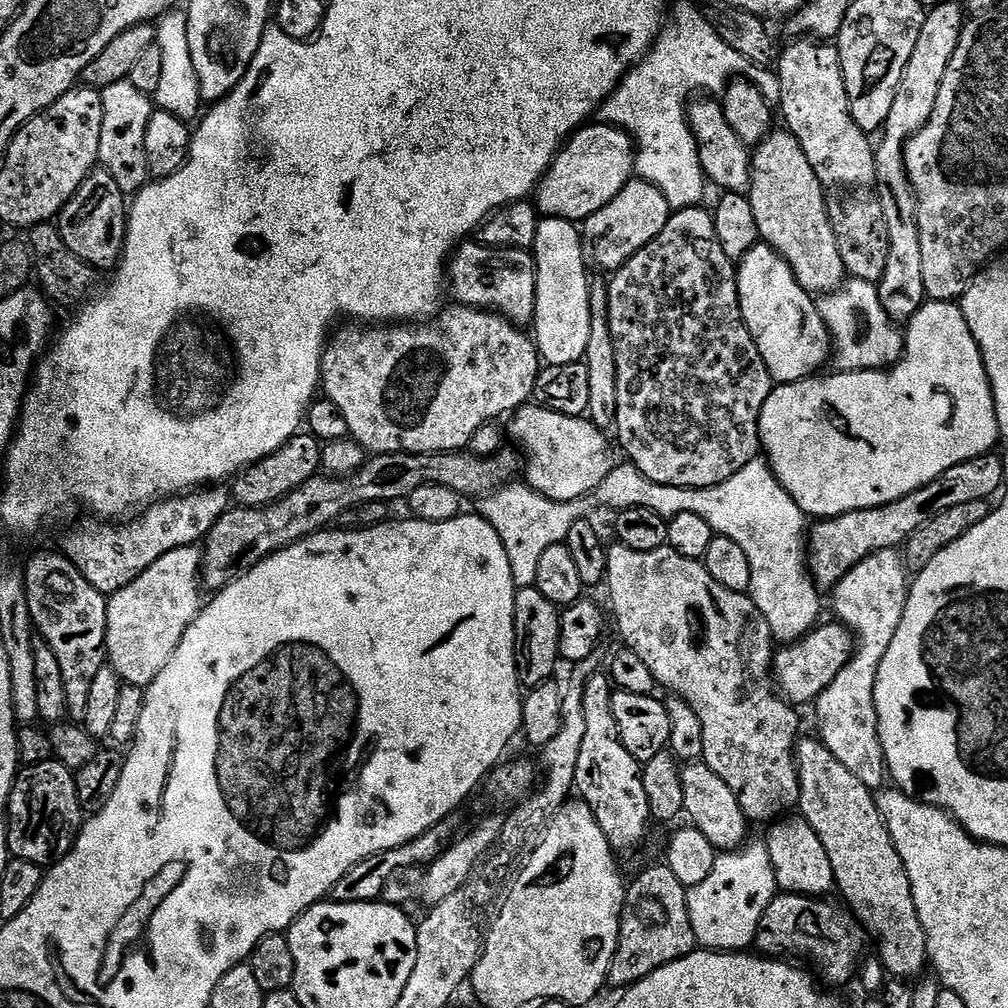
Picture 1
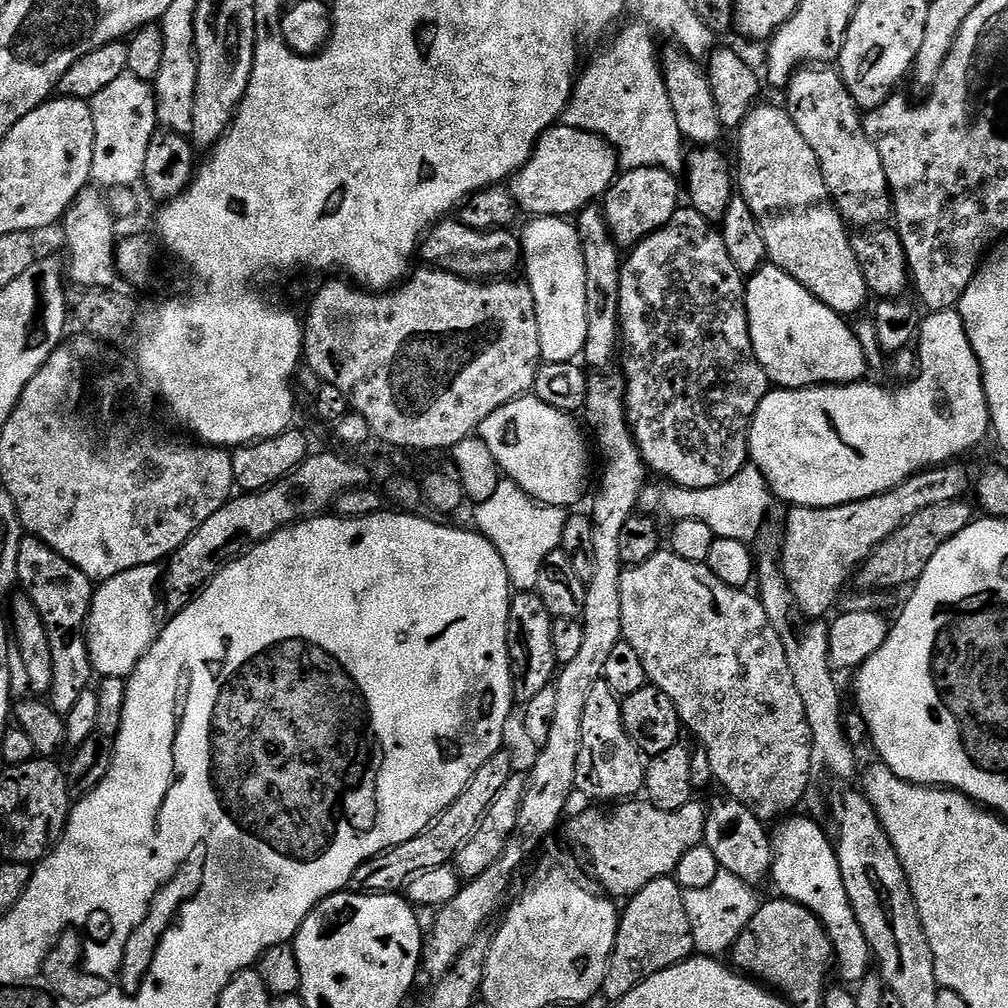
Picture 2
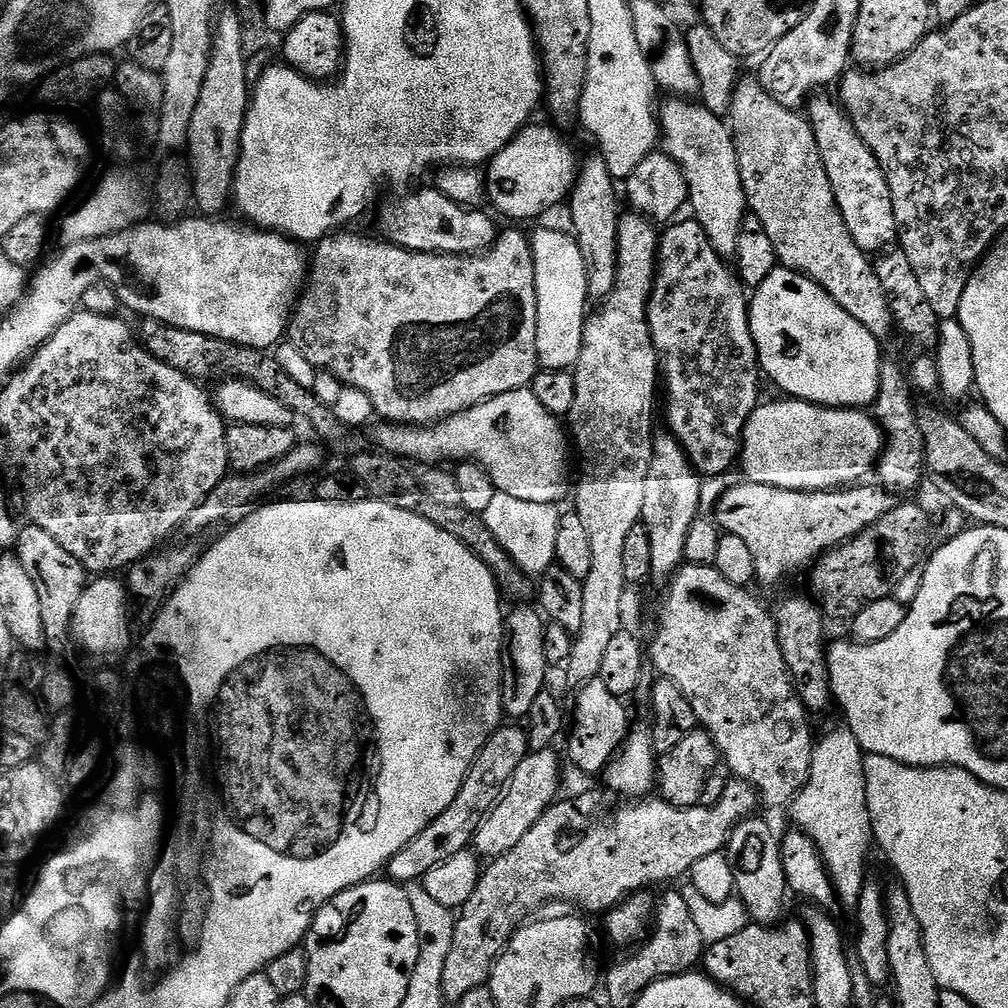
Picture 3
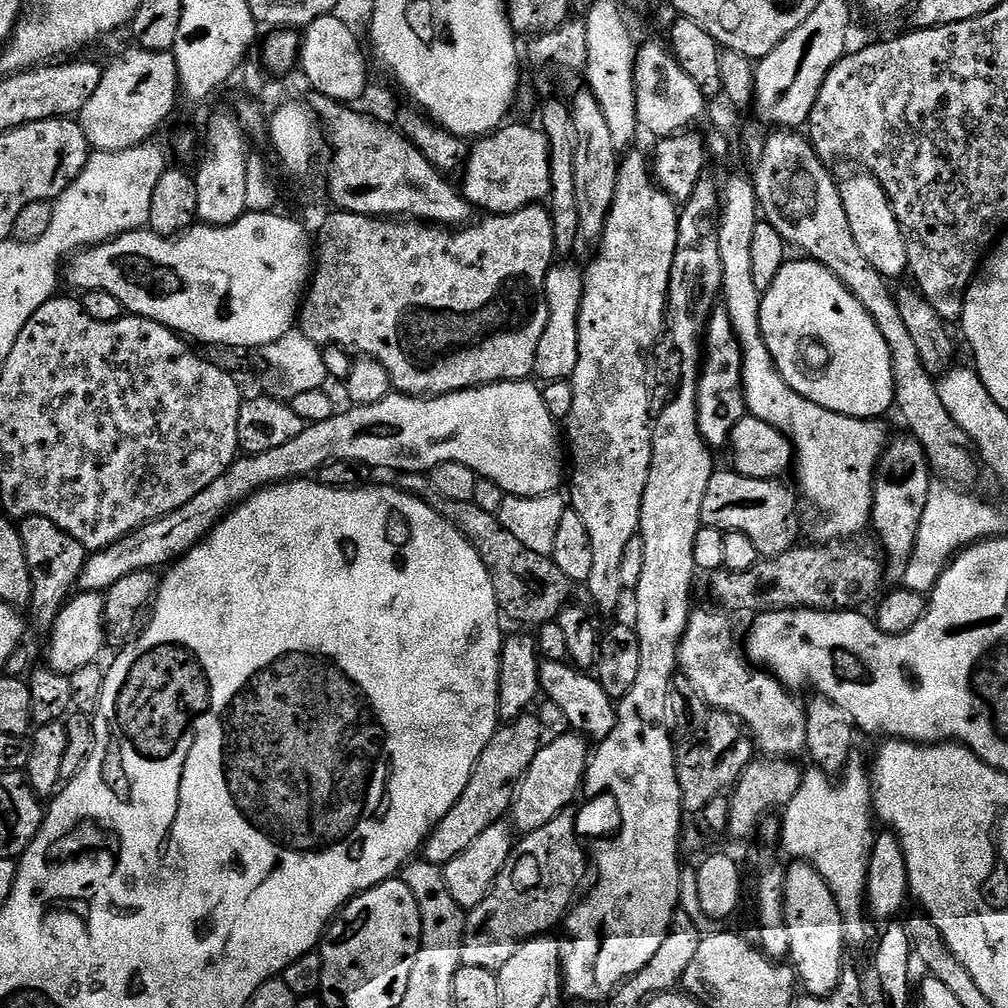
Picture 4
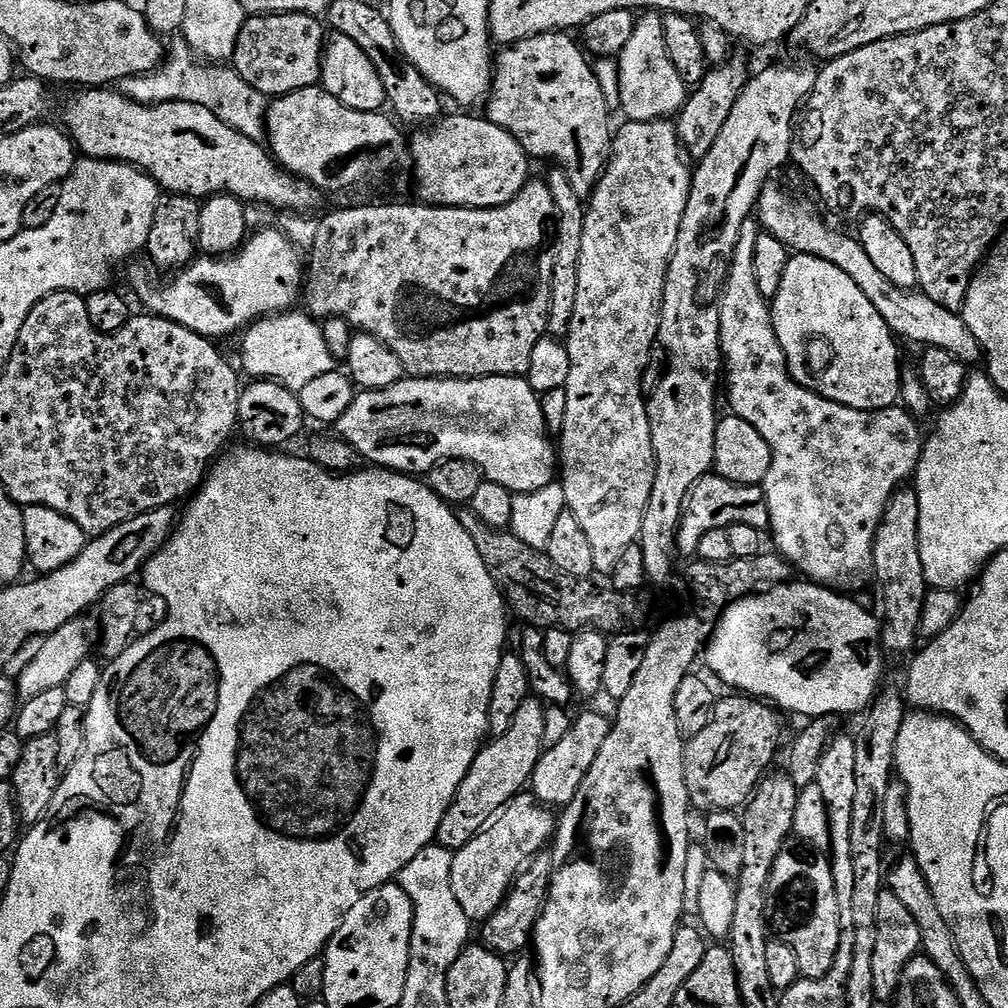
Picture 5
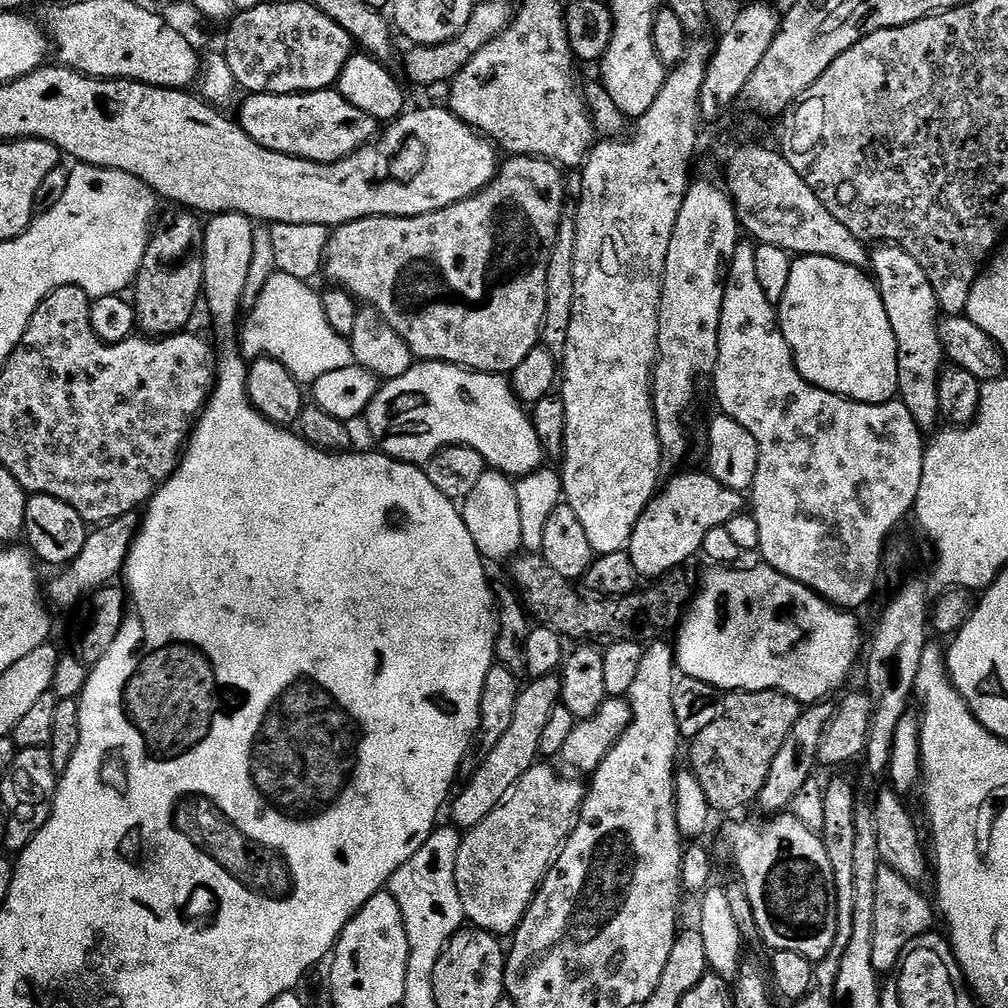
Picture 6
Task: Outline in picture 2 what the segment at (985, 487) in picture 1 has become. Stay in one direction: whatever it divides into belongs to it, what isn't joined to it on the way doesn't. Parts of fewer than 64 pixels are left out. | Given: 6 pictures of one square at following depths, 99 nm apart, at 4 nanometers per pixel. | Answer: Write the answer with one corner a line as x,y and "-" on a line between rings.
949,462
922,472
916,472
909,480
902,481
890,491
858,502
829,508
789,507
788,525
784,528
784,545
778,551
778,563
784,573
784,581
792,595
793,605
807,619
820,622
836,604
840,591
875,548
894,530
914,518
929,506
967,497
970,492
968,472
960,462

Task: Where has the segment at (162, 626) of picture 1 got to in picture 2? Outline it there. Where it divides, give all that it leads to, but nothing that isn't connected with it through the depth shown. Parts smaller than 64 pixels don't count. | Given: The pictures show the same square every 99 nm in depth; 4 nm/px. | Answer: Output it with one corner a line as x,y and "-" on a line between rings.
160,564
138,566
103,581
92,593
86,635
92,667
97,677
132,675
140,659
150,650
158,635
156,607
162,604

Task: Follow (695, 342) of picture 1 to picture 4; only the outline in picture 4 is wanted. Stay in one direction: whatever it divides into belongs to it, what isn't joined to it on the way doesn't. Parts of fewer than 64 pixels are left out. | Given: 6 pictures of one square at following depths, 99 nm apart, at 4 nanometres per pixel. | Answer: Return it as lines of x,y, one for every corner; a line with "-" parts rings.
717,310
708,320
708,331
702,337
702,367
696,409
698,426
704,441
713,450
727,445
732,438
734,426
746,414
744,406
744,387
742,386
742,354
740,343
734,334
734,326
728,313

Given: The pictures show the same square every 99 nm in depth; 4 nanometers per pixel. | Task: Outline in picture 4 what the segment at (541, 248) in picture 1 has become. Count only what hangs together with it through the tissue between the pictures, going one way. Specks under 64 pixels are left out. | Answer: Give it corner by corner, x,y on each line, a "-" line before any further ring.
557,263
548,272
544,293
548,295
548,325
546,330
542,330
542,342
538,342
535,375
541,376
541,381
544,382
571,381
574,366
578,366
578,320
580,300
584,296
584,278
581,269

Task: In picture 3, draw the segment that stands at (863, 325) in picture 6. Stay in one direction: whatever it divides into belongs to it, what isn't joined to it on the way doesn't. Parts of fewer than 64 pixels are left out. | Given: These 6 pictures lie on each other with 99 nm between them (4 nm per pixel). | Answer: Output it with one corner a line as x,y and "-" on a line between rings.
777,266
750,296
748,309
750,330
760,356
763,375
768,376
781,388
785,397
804,400
808,404
819,404
822,408
867,409
875,405
882,387
880,361
881,341
877,340
858,318
850,318
822,286
818,286
801,272
791,272
789,268

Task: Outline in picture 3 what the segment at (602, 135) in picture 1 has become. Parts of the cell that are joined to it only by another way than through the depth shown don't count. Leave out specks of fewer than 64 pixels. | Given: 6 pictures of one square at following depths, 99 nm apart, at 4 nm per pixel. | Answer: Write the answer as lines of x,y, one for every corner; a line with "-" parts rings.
537,122
529,123
527,126
520,129
518,135
510,141
501,150
499,154
493,159
489,160
486,165
486,196
487,199
490,201
490,204
493,204
494,207
497,208
498,211
501,212
504,216
509,216
512,219
512,222
520,222
516,220
532,220
535,216
540,216
543,212
548,212
551,208
556,208
559,206
560,203
565,203
566,197
571,193
572,189
576,186
576,178
578,175
578,160
576,164
576,152
572,148
568,148
568,144
566,141
563,140
562,137
559,136
558,133
555,132
557,129
555,127
547,128
544,124
536,124

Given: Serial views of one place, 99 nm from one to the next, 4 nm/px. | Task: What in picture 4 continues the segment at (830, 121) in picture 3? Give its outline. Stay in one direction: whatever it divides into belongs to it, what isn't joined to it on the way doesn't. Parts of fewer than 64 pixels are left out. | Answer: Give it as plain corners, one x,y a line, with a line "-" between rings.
856,170
853,176
839,181
842,206
846,210
846,218
850,218
850,234
854,234
854,242
858,242
858,250
862,250
862,258
878,270
885,278
905,275
908,272
908,247
902,234
902,226
892,209
890,198
882,190
878,181
863,170

